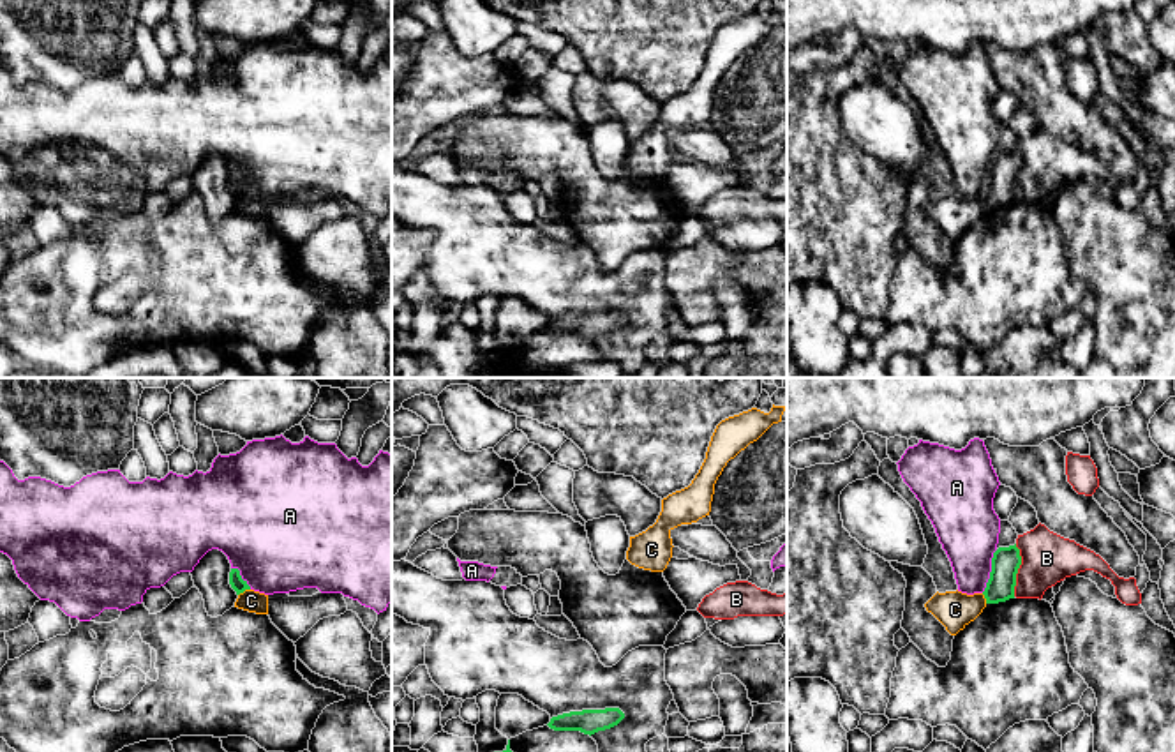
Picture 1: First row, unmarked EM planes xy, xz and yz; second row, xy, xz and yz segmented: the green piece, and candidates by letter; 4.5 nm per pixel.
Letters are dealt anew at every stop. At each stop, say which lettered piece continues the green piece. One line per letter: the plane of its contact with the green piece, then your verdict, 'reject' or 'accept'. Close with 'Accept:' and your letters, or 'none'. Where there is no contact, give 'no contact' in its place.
A: yz | reject
B: yz | reject
C: xy | reject
Accept: none

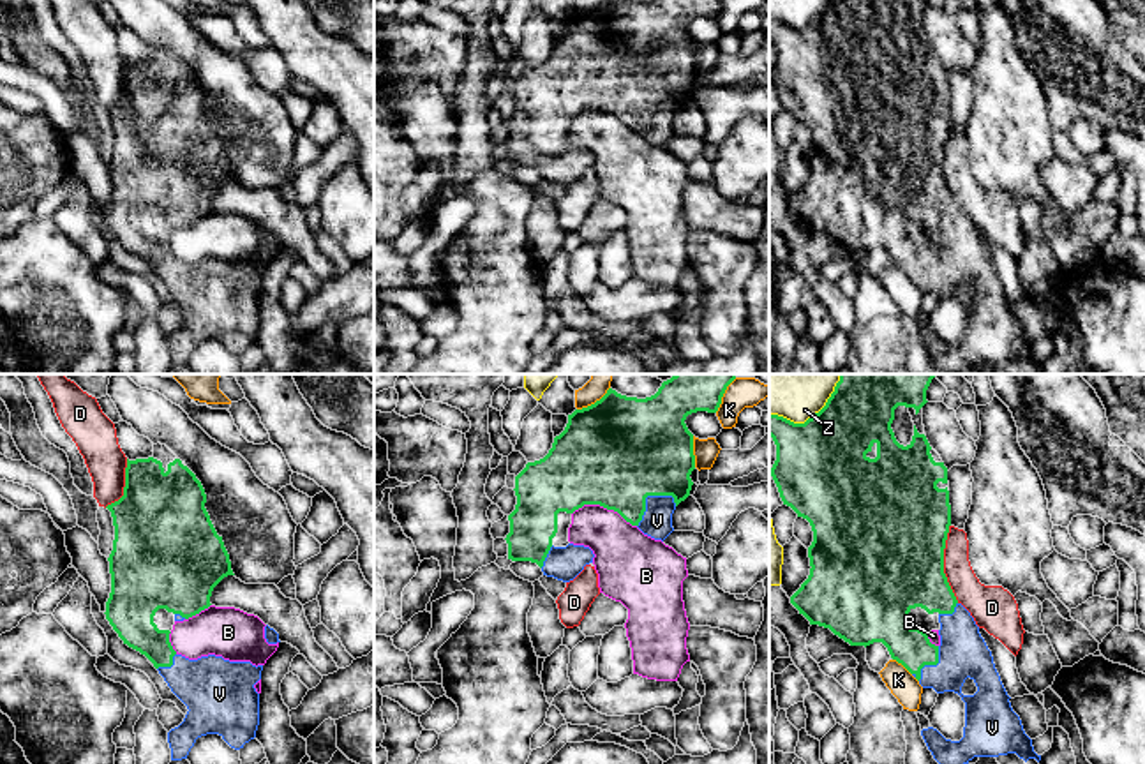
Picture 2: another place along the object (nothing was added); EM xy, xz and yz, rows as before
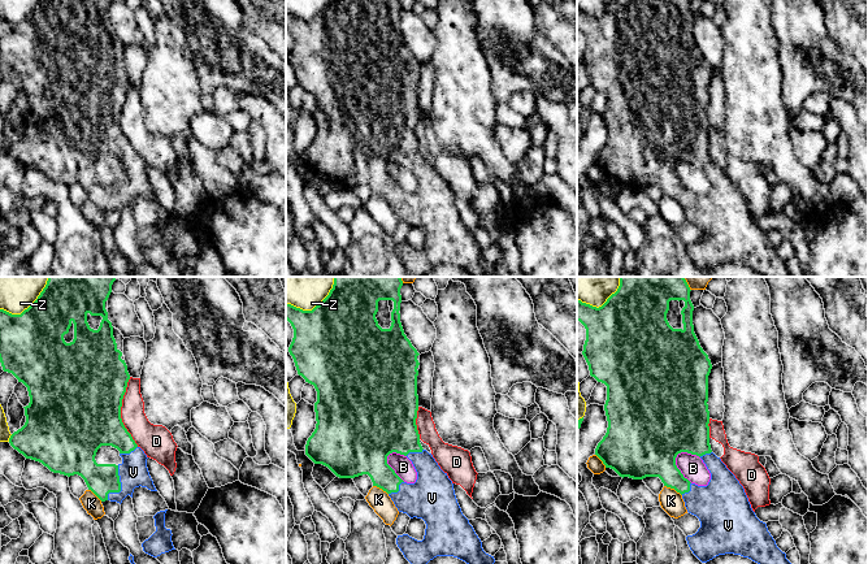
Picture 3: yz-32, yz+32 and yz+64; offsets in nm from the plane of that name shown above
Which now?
B: xz | reject
D: yz | reject
K: xz | reject
V: xz | accept
Z: yz | reject
Accept: V

